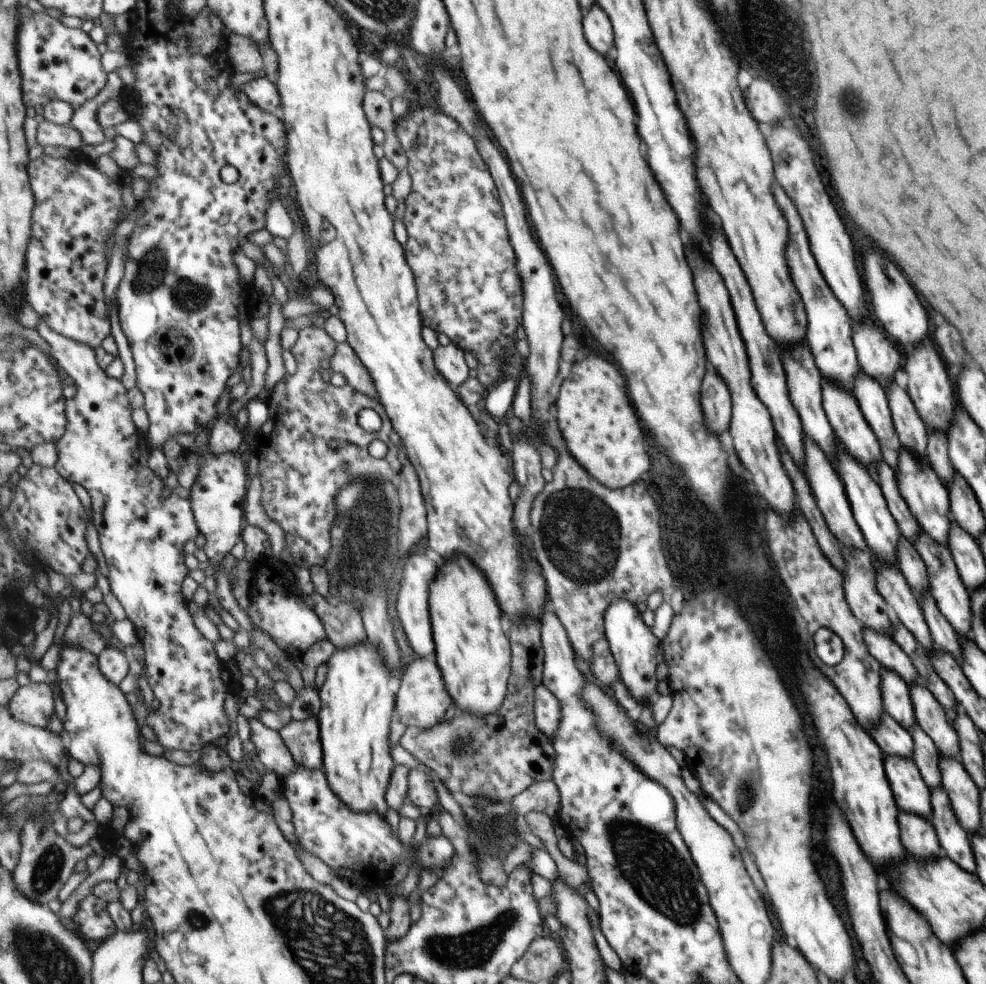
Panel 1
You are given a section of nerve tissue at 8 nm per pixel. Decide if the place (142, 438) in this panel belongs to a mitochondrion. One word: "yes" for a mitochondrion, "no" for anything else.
no

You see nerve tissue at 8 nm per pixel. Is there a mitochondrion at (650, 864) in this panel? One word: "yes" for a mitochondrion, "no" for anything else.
yes

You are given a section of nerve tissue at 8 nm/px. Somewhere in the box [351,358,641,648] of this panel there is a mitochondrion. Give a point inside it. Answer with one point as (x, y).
(580, 533)

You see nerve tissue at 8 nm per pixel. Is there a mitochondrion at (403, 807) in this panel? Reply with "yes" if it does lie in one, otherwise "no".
no

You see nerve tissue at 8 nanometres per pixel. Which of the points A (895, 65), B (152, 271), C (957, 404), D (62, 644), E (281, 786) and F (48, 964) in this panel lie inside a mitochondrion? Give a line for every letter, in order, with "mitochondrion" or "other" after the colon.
A: other
B: mitochondrion
C: other
D: other
E: other
F: mitochondrion

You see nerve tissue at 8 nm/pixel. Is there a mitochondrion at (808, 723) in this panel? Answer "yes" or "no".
no

